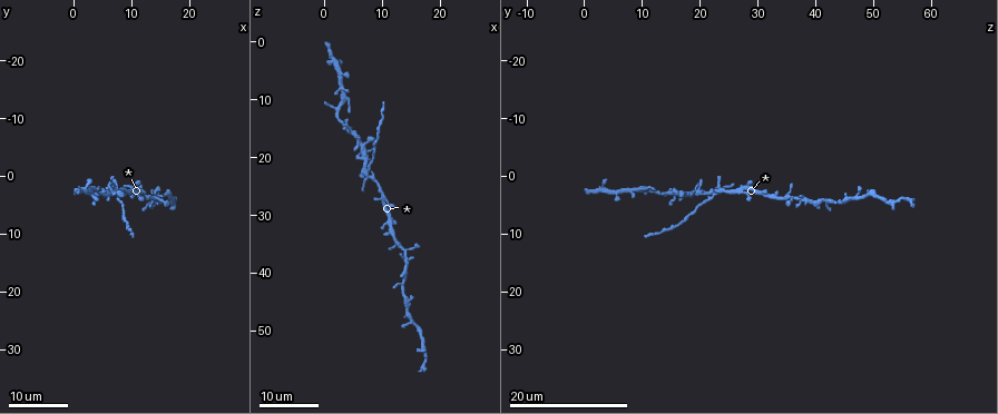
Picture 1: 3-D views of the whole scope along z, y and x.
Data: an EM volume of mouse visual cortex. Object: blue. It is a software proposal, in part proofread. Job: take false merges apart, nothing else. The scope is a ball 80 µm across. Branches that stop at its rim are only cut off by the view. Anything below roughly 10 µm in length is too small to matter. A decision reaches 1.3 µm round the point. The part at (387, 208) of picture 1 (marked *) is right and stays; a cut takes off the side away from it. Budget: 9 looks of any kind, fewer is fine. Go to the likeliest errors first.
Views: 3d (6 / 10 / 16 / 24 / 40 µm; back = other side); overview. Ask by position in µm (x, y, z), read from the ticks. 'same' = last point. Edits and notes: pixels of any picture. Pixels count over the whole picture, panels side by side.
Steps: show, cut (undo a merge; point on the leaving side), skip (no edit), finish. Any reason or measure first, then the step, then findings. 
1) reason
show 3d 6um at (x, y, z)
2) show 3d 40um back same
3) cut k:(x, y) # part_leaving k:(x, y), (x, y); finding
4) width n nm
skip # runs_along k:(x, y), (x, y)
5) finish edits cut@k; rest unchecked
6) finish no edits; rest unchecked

thin arm on a thick one
show 3d 16um at (7.5, 3.0, 22.5)

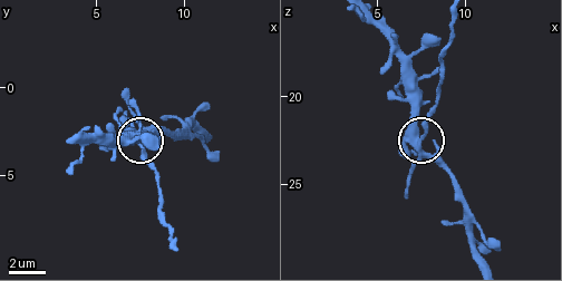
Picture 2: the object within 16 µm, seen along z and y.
show 3d 10um same

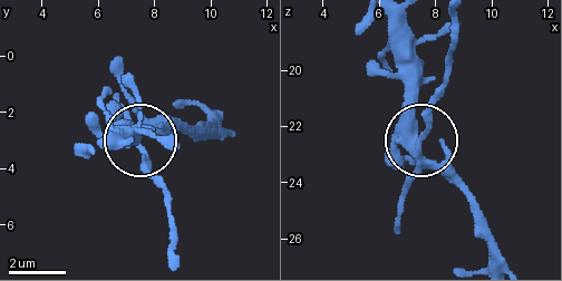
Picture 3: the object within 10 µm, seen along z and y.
arms 3
skip # runs_along 3:(498, 260), (470, 202), (422, 152), (419, 135), (438, 96); one neuron here

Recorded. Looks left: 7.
calibre changes
show 3d 24um at (2.5, 3.0, 12.5)

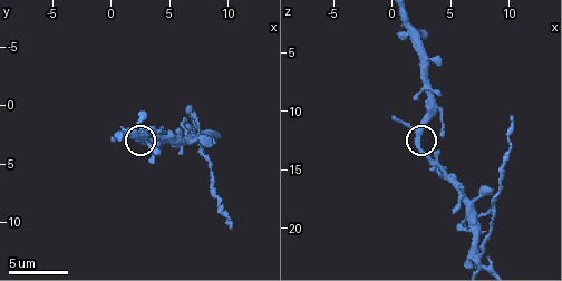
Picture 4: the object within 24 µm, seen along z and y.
zoom in
show 3d 10um same

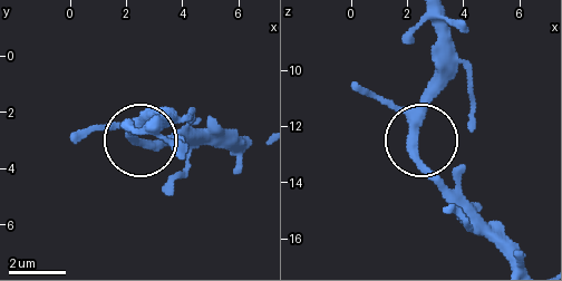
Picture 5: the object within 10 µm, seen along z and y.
show 3d 10um back same

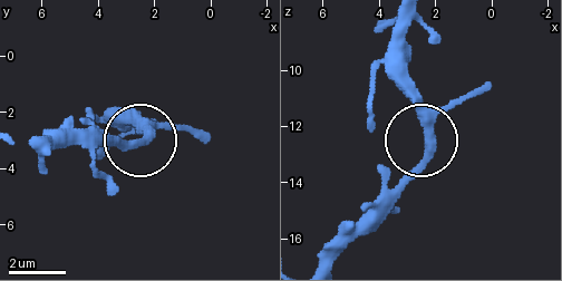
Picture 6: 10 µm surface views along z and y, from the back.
arms 3
skip # one neuron here

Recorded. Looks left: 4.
three-way junction
show 3d 24um at (13.5, 4.0, 41.5)

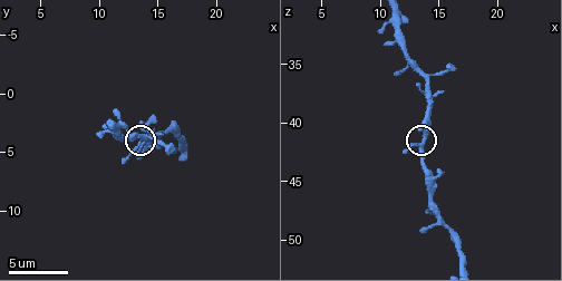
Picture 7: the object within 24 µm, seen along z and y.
show 3d 10um same

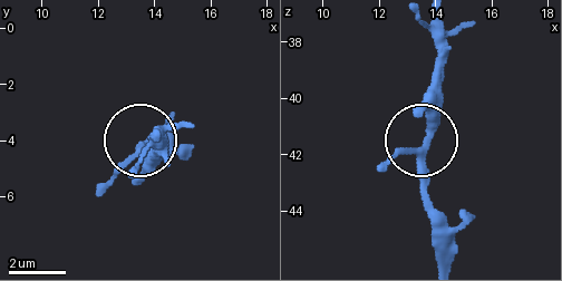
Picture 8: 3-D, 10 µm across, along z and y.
skip # runs_along 8:(430, 20), (437, 122), (423, 149), (423, 201), (430, 241); continuous, no second neuron

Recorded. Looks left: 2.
three-way junction
show 3d 16um at (15.6, 3.4, 48.8)

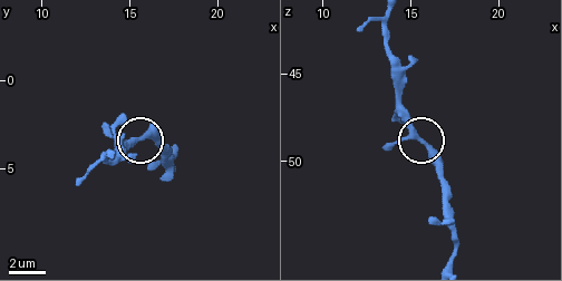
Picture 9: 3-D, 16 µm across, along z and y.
skip # runs_along 9:(388, 18), (385, 49), (400, 117), (443, 174); continuous, no second neuron

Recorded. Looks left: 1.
finish no edits; rest unchecked

